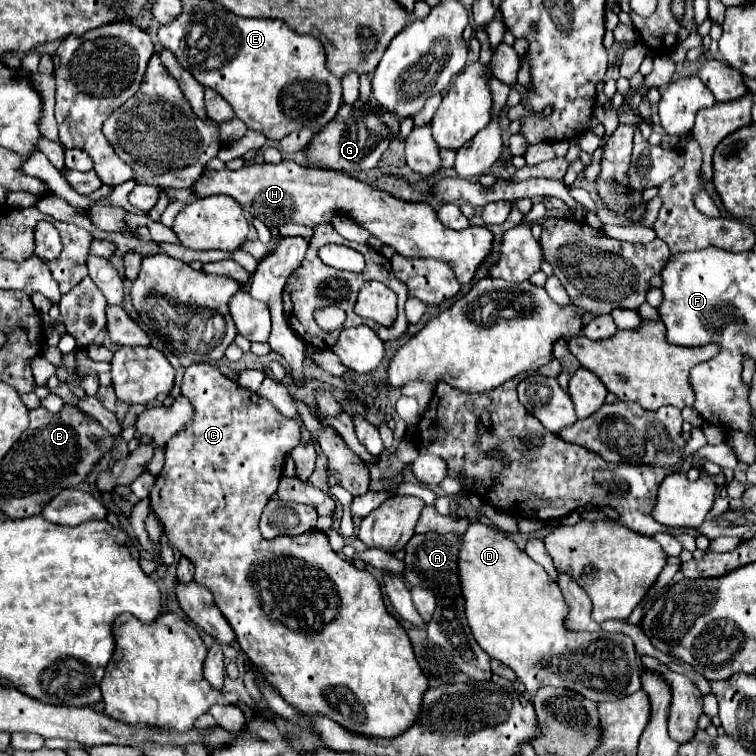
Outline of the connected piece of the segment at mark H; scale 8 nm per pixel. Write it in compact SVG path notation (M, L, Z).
M280 161L276 165L262 163L242 167L238 171L204 171L196 181L194 191L198 197L228 195L236 199L242 209L252 217L258 217L268 227L278 227L284 223L298 223L314 227L318 223L328 223L332 211L346 211L356 223L368 229L382 243L392 245L402 257L430 257L446 261L462 285L470 285L478 267L492 253L494 235L486 227L470 225L464 231L454 231L444 227L434 207L428 203L410 203L388 195L386 191L372 189L366 183L340 173L324 171L316 167L302 167L294 161Z

